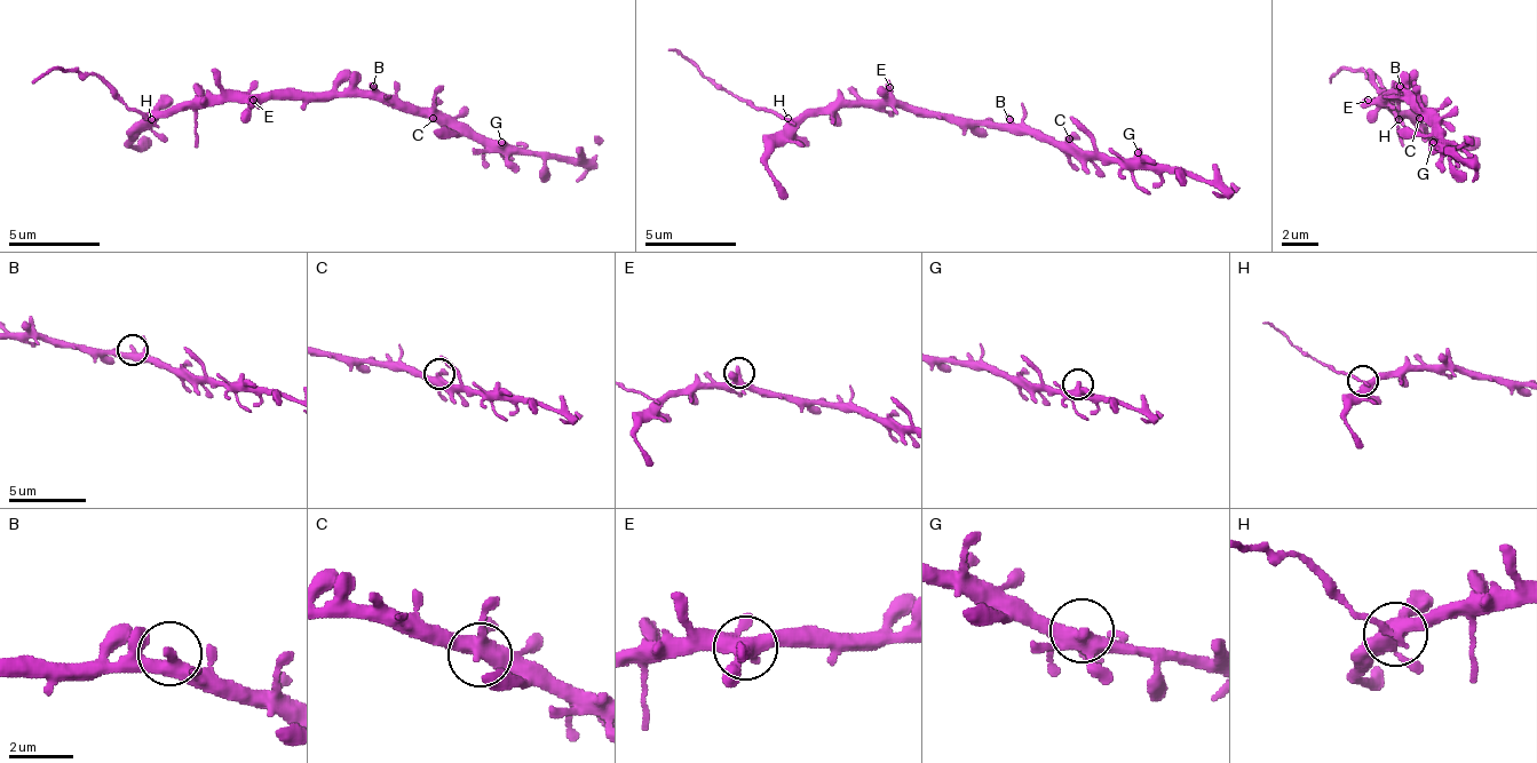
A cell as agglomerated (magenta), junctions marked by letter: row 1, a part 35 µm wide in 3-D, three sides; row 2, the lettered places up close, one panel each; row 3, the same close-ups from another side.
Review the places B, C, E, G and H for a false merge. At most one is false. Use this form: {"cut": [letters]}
{"cut": ["H"]}

